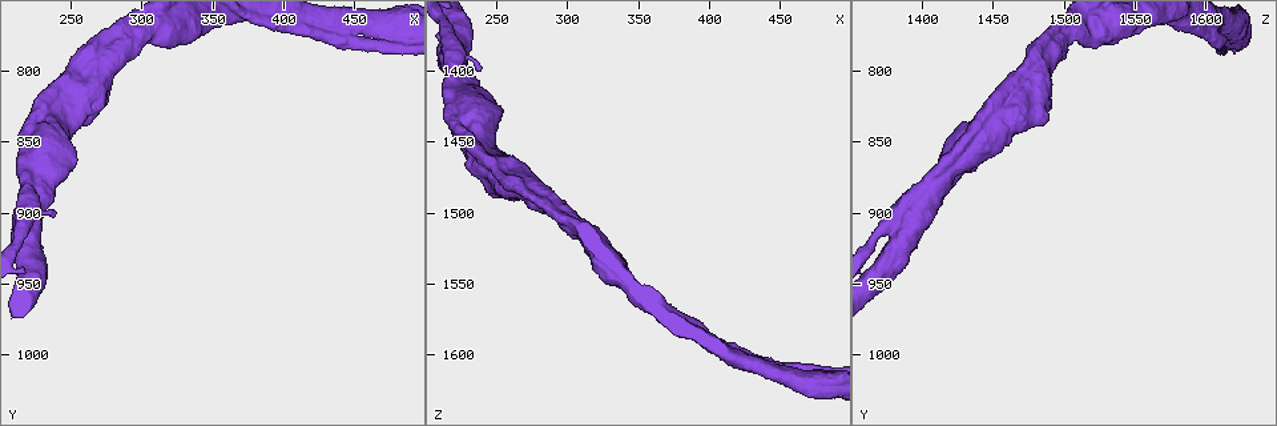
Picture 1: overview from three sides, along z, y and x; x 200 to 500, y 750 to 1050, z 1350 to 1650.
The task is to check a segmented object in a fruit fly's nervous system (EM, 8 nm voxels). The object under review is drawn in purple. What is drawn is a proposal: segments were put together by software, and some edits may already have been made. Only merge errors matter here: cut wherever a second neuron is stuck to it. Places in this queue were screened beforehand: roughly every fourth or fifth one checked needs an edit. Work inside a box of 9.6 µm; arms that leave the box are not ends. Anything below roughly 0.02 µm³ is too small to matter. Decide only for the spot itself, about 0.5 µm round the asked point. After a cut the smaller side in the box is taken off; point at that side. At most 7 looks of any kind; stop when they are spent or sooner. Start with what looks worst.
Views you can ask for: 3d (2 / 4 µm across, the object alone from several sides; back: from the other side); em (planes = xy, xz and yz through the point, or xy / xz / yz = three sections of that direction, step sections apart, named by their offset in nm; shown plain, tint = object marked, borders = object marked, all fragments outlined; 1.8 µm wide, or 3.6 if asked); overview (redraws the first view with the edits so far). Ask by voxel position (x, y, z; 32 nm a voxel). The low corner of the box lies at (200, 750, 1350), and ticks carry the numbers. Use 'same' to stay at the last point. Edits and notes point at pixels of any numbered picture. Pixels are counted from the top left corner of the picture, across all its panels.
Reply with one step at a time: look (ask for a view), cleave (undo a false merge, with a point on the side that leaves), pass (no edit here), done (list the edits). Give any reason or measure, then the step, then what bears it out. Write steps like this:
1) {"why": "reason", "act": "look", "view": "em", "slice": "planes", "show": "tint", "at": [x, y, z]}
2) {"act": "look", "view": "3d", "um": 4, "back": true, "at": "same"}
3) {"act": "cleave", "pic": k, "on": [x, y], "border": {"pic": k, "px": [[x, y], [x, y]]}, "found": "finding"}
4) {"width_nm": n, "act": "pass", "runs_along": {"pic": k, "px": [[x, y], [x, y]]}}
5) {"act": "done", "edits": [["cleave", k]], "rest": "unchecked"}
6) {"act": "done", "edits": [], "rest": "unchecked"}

{"act": "look", "view": "3d", "um": 4, "back": true, "at": [220, 902, 1384]}

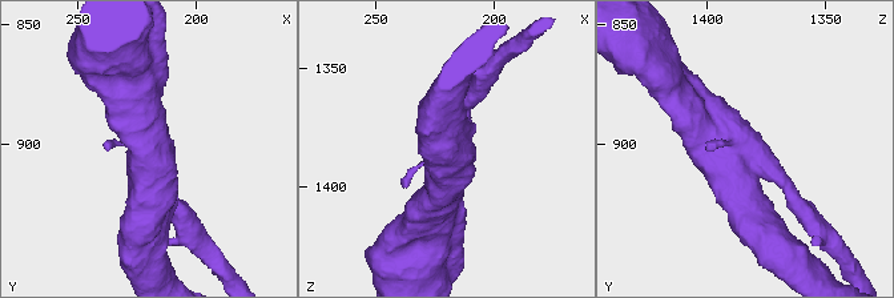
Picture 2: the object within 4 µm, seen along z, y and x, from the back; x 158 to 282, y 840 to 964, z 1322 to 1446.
{"act": "look", "view": "em", "um": 3.6, "slice": "planes", "show": "tint", "at": "same"}

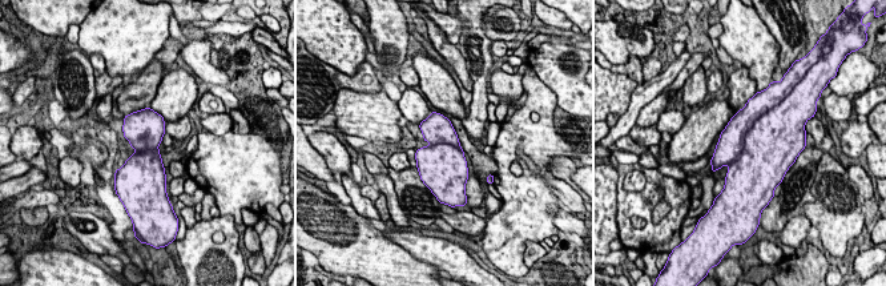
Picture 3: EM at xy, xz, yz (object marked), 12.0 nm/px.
{"width_nm": 460, "act": "pass", "found": "continuous, no second neuron"}

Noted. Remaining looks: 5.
{"why": "thick turns thin", "act": "look", "view": "3d", "um": 4, "at": [250, 822, 1470]}

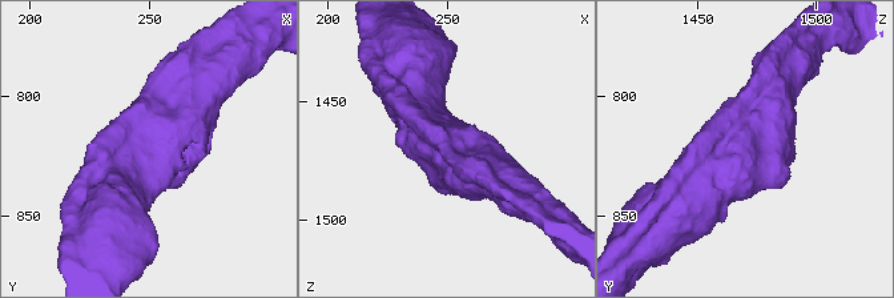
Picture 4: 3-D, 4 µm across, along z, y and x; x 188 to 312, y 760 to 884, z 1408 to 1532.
{"why": "need the tissue", "act": "look", "view": "em", "um": 3.6, "slice": "yz", "step": 8, "show": "tint", "at": [251, 823, 1471]}

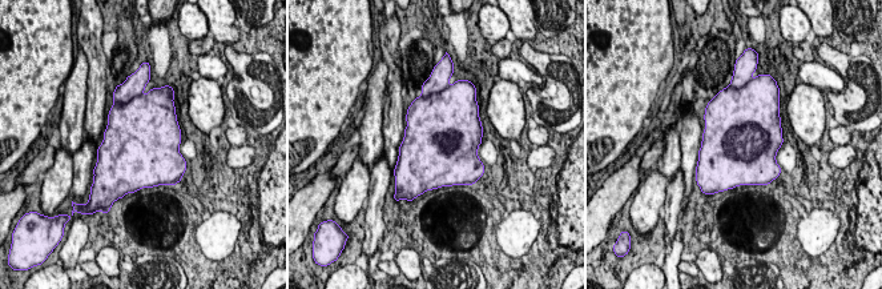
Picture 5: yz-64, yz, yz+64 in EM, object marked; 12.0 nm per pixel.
{"why": "cut it another way", "act": "look", "view": "em", "um": 3.6, "slice": "planes", "show": "tint", "at": "same"}

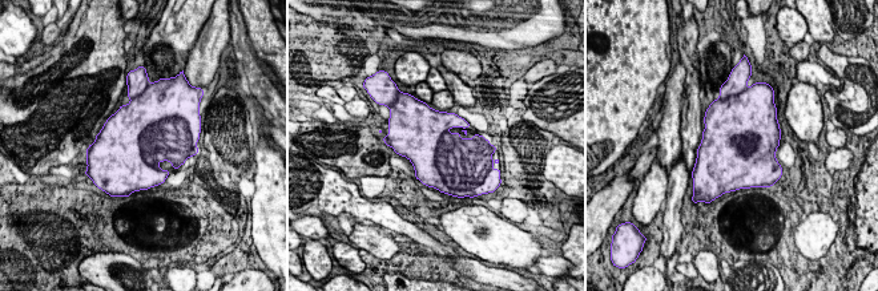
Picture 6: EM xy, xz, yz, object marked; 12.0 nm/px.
{"act": "pass", "found": "one neuron here"}

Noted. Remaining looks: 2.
{"why": "thick turns thin", "act": "look", "view": "em", "um": 3.6, "slice": "planes", "show": "tint", "at": [462, 782, 1608]}

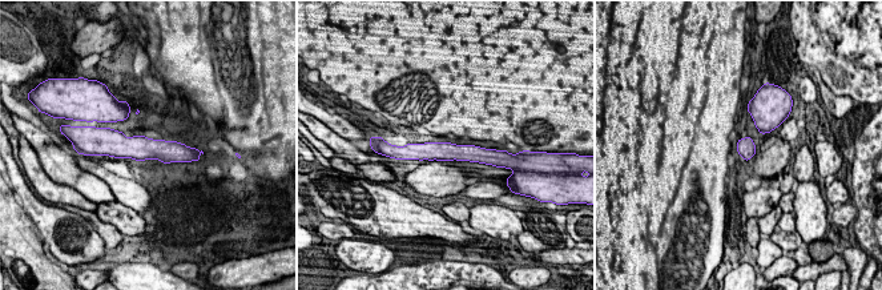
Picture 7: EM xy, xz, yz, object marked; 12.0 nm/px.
{"act": "pass", "runs_along": {"pic": 7, "px": [[109, 148], [186, 150]]}, "found": "one neuron here"}

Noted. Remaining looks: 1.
{"act": "done", "edits": [], "rest": "unchecked"}

